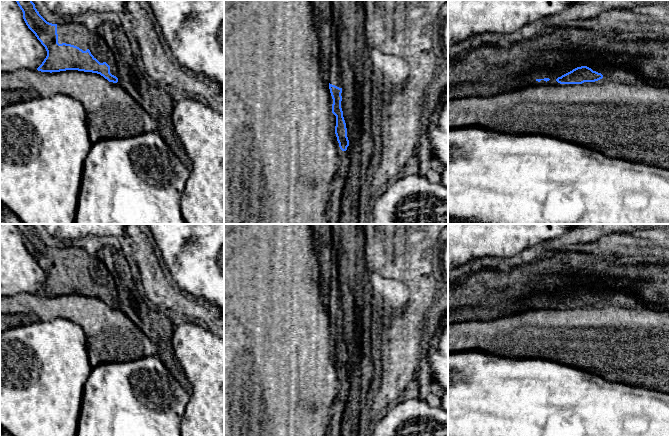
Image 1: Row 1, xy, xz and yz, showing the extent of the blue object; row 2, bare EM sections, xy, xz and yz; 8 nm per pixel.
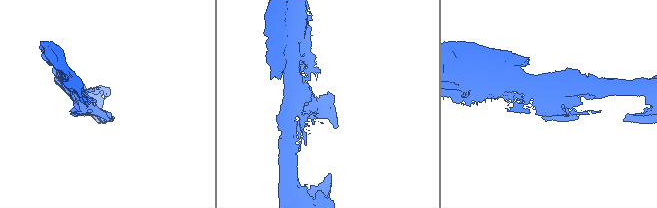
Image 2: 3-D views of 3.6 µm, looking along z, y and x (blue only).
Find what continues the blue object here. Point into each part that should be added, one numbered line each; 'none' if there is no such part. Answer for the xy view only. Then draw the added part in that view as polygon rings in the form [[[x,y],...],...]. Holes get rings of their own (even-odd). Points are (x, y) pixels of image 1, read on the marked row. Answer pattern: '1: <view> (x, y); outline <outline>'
1: xy (72, 32); outline [[[66,20],[57,24],[57,34],[59,44],[71,44],[83,51],[89,49],[94,58],[100,63],[106,62],[110,66],[110,73],[118,78],[113,54],[96,30],[88,29],[84,24],[74,20]]]

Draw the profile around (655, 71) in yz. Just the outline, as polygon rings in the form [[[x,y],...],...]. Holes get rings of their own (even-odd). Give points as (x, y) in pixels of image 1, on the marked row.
[[[669,47],[650,59],[641,59],[638,70],[647,85],[669,87]]]

